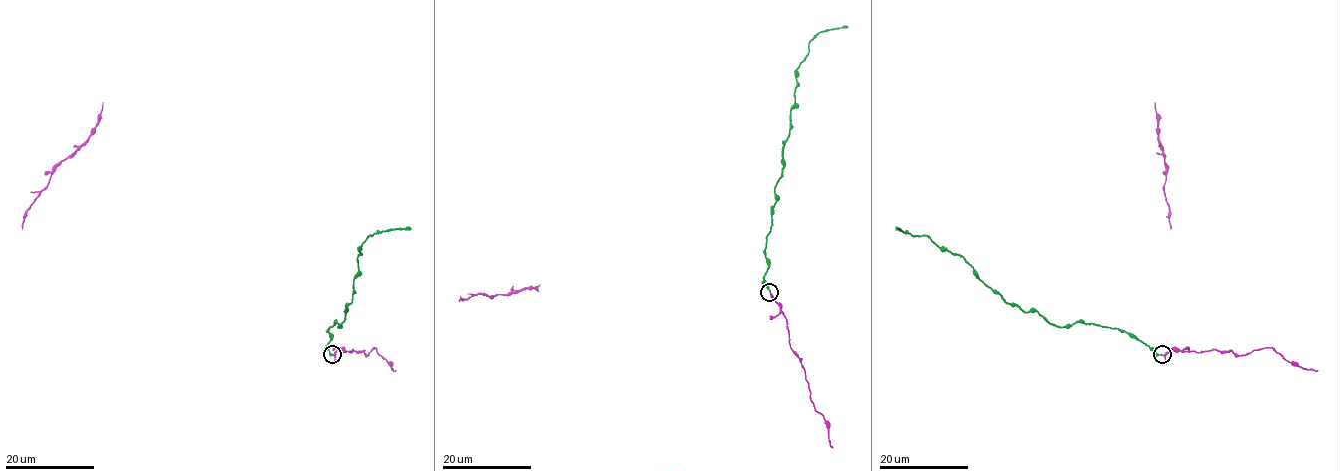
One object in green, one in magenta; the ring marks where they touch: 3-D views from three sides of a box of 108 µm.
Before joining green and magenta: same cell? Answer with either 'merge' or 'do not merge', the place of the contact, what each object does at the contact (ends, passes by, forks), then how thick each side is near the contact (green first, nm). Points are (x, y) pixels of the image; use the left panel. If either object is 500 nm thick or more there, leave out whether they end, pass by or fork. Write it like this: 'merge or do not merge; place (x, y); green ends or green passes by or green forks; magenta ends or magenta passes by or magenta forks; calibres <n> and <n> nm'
merge; place (332, 354); green ends; magenta passes by; calibres 160 and 200 nm

